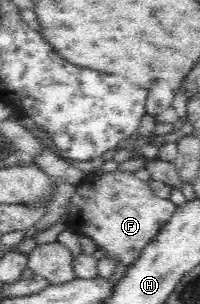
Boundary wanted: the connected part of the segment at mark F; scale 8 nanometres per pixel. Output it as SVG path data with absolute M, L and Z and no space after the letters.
M99 173L98 181L94 185L79 185L70 197L70 210L66 214L69 216L67 224L72 231L78 232L80 236L89 236L94 240L97 248L101 248L114 259L119 259L127 268L140 257L142 249L153 242L160 229L168 223L177 211L178 207L168 199L161 199L151 191L150 185L146 181L140 181L134 173Z

